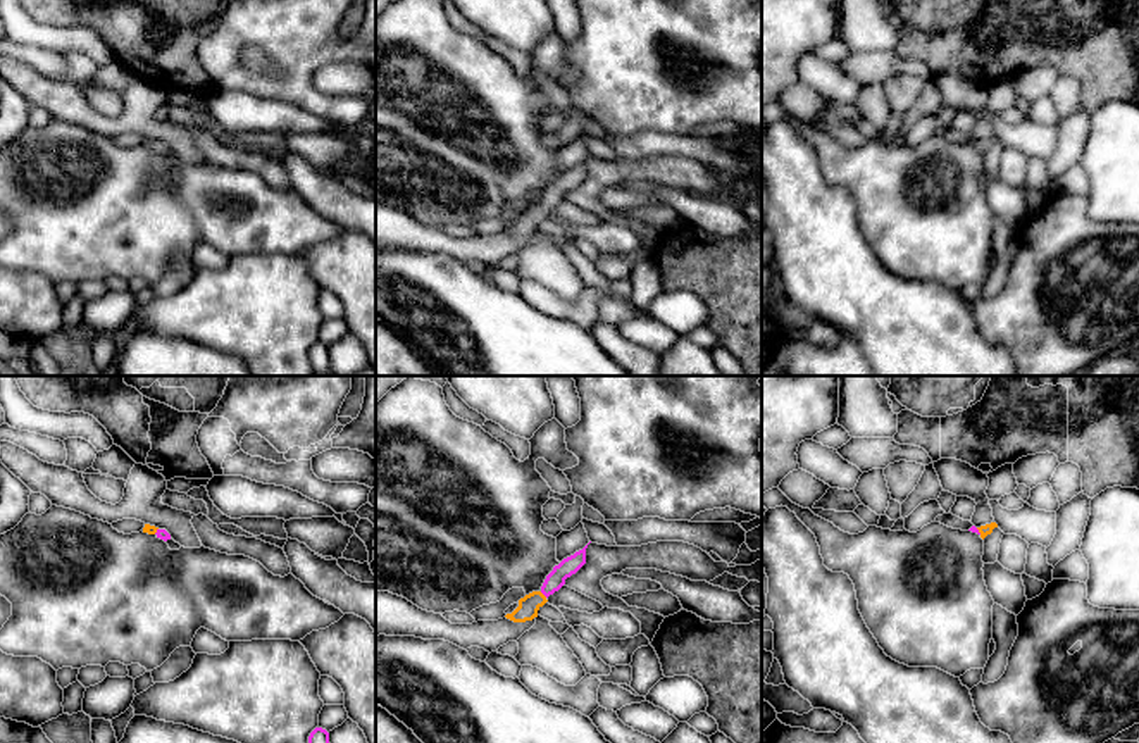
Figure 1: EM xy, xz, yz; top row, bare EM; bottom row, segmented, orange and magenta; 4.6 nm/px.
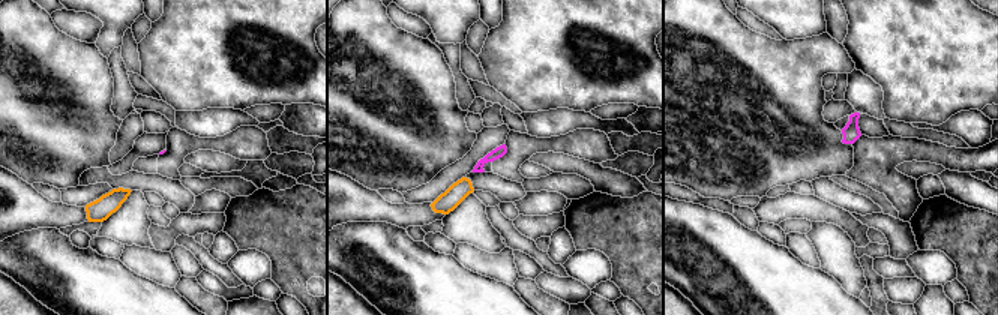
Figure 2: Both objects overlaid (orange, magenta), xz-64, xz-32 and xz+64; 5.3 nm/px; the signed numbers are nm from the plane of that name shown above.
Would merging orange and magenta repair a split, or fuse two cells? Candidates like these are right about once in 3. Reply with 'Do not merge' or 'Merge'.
Merge

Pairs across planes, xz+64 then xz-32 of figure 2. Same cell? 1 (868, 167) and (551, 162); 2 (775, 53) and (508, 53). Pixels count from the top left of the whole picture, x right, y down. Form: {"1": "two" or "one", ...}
{"1": "two", "2": "two"}

